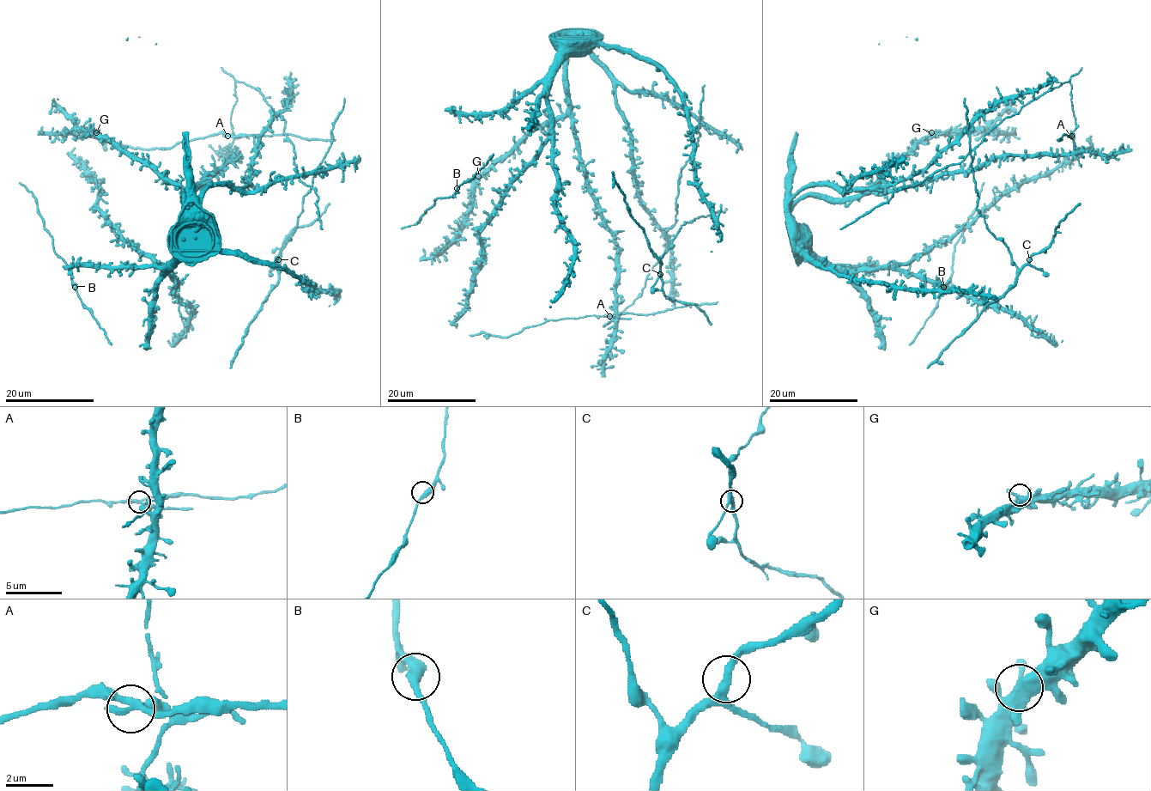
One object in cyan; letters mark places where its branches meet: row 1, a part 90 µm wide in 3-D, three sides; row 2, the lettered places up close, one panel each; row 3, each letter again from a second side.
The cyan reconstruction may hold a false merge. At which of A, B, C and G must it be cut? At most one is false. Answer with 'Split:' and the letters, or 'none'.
Split: A

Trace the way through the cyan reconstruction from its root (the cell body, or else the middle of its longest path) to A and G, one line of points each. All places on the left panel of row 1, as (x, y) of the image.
A: (221, 168), (235, 155), (229, 152), (235, 137), (227, 136)
G: (221, 168), (212, 172), (193, 191), (183, 191), (165, 182), (148, 167), (130, 159), (96, 132)

